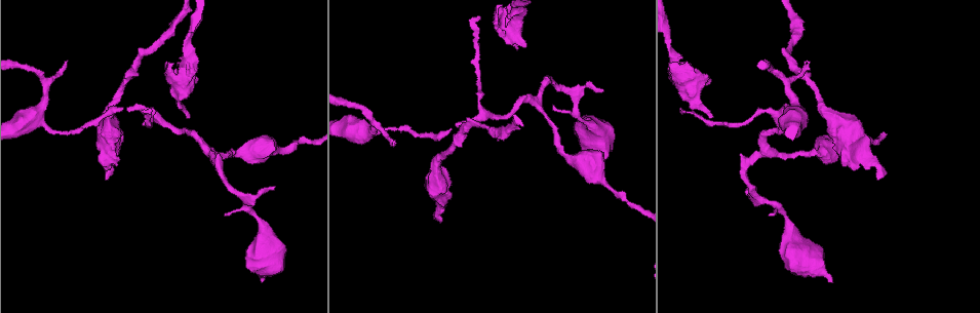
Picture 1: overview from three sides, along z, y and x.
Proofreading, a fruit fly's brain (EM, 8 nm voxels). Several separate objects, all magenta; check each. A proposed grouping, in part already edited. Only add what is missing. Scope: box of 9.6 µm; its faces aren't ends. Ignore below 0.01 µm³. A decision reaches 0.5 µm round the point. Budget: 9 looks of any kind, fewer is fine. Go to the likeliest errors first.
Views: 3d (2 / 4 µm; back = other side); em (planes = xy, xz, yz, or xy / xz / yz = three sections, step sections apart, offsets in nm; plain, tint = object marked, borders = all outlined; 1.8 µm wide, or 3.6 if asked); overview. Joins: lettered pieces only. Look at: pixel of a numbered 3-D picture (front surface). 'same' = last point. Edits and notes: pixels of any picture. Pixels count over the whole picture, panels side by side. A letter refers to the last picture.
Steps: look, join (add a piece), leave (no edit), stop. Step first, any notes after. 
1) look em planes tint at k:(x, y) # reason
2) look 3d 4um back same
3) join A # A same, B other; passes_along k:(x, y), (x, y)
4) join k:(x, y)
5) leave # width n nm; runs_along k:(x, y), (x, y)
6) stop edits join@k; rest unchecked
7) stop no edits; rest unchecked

look em planes tint at 1:(452, 128) # an open end

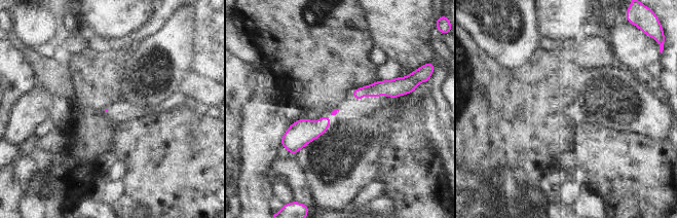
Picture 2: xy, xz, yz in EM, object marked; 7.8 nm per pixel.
look em planes borders same

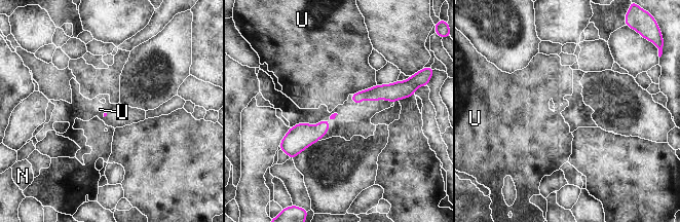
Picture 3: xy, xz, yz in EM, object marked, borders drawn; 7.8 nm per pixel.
leave # N other, U other; border 3:(376, 84), (355, 91), (352, 95); none of them fits

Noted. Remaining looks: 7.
look 3d 4um at 1:(394, 141) # an open end

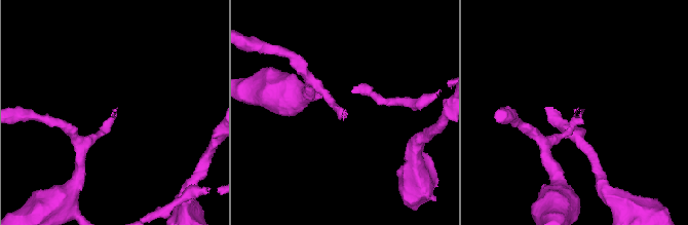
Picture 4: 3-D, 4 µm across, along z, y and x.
look em xy step 4 tint at 4:(582, 110) # need the tissue

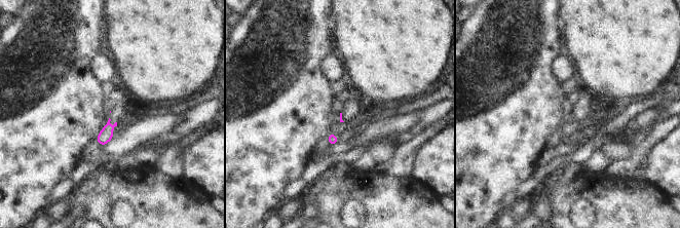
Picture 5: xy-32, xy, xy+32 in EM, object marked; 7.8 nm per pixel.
look em xy step 4 borders same # what lies round it

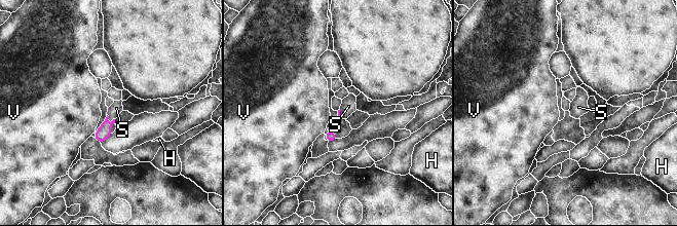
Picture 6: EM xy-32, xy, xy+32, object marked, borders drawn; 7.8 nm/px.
join S # H other, S same, V other; the neuron continues

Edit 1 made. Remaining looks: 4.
look em xz step 8 borders at 1:(710, 117)

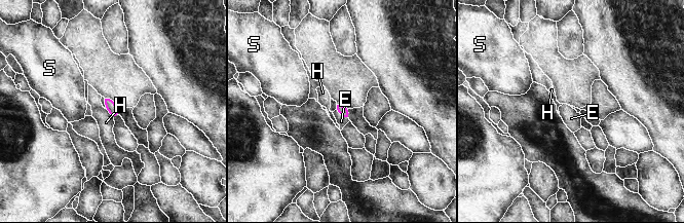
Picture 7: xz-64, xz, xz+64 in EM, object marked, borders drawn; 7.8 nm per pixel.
join E # E same, H other, S other; the neuron continues

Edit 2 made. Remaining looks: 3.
look 3d 4um at 1:(435, 201) # thick end

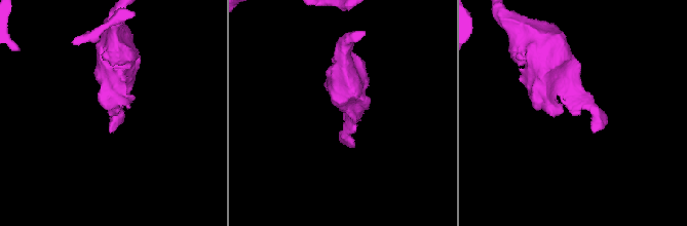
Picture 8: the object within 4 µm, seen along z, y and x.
look em yz step 8 tint at 8:(573, 114) # need the tissue

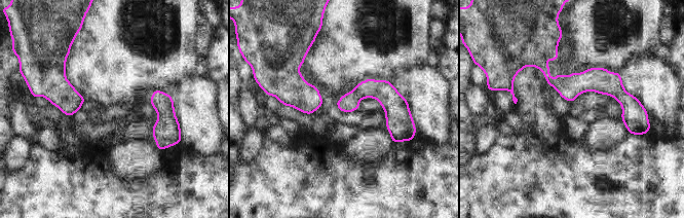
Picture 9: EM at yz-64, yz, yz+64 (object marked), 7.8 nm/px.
look em planes borders same # another direction

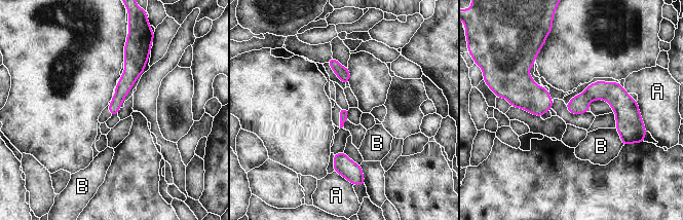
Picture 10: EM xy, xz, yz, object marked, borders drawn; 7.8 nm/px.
leave # A other, B other; no lettered piece goes on from it

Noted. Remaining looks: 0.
stop edits join@6, join@7; rest unchecked

